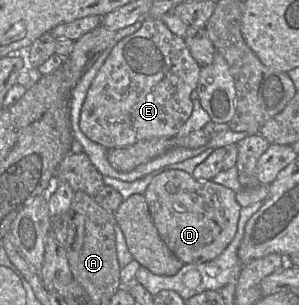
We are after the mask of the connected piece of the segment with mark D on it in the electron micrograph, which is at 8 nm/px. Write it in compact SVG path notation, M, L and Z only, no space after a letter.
M169 170L152 179L144 196L161 240L183 264L215 259L236 235L242 207L236 201L236 192L228 187L198 181L182 170Z

